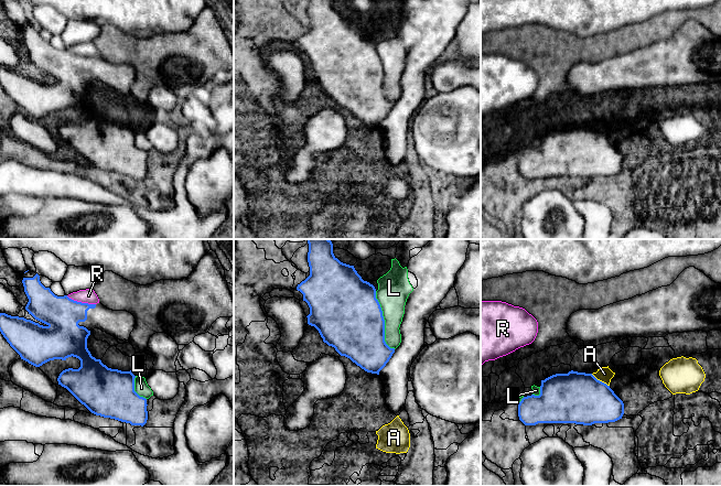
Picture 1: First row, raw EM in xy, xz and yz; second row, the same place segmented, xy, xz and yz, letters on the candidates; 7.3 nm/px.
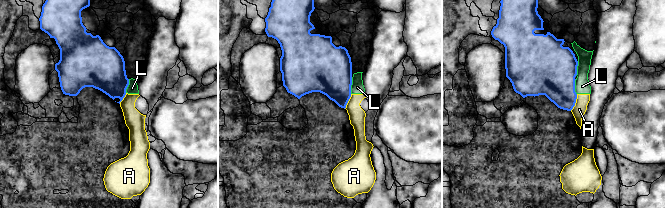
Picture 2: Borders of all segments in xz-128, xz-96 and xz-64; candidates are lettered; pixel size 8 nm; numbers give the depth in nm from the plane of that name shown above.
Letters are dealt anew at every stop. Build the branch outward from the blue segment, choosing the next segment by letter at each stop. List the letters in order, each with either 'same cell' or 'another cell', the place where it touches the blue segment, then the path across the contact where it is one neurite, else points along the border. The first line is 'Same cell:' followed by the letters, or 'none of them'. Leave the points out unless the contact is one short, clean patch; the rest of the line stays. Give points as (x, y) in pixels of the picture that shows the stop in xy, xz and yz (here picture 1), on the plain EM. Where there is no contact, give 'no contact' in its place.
Same cell: none of them
A: another cell | yz (599, 133) | along yz (591, 127), (609, 139)
L: another cell | xz (384, 75)
R: another cell | xy (81, 55)

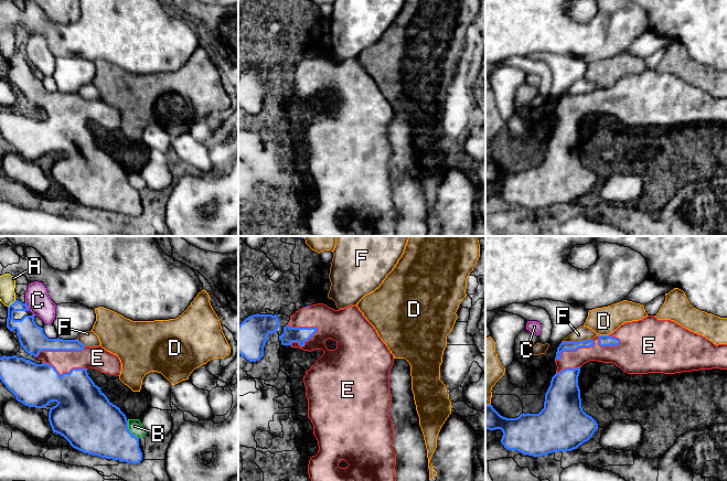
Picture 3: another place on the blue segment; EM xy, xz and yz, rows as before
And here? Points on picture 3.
Same cell: E
A: another cell | xy (12, 56)
B: another cell | xy (128, 183)
C: another cell | xy (27, 59)
D: another cell | yz (602, 88)
E: same cell | xz (302, 81)
F: another cell | yz (576, 95)

